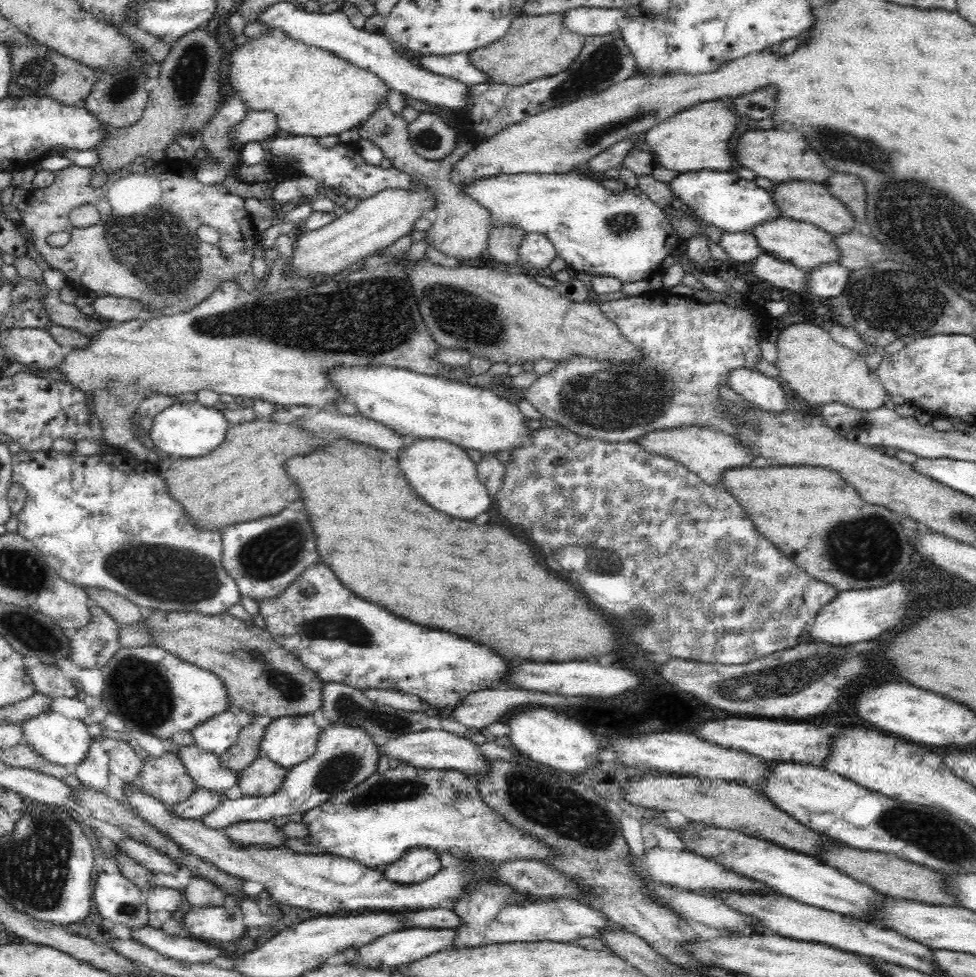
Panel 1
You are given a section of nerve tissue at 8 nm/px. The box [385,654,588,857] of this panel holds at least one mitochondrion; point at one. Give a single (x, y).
(460, 793)

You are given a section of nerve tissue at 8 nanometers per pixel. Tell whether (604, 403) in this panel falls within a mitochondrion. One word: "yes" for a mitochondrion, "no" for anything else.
yes

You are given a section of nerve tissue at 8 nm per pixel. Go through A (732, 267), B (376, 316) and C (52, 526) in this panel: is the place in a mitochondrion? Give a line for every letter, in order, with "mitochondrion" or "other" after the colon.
A: other
B: mitochondrion
C: other

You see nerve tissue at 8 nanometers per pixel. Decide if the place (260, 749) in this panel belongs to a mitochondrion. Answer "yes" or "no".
no

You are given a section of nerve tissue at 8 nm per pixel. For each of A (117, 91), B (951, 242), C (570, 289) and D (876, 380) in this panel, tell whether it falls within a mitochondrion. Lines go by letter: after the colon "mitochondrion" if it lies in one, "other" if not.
A: mitochondrion
B: mitochondrion
C: other
D: other

